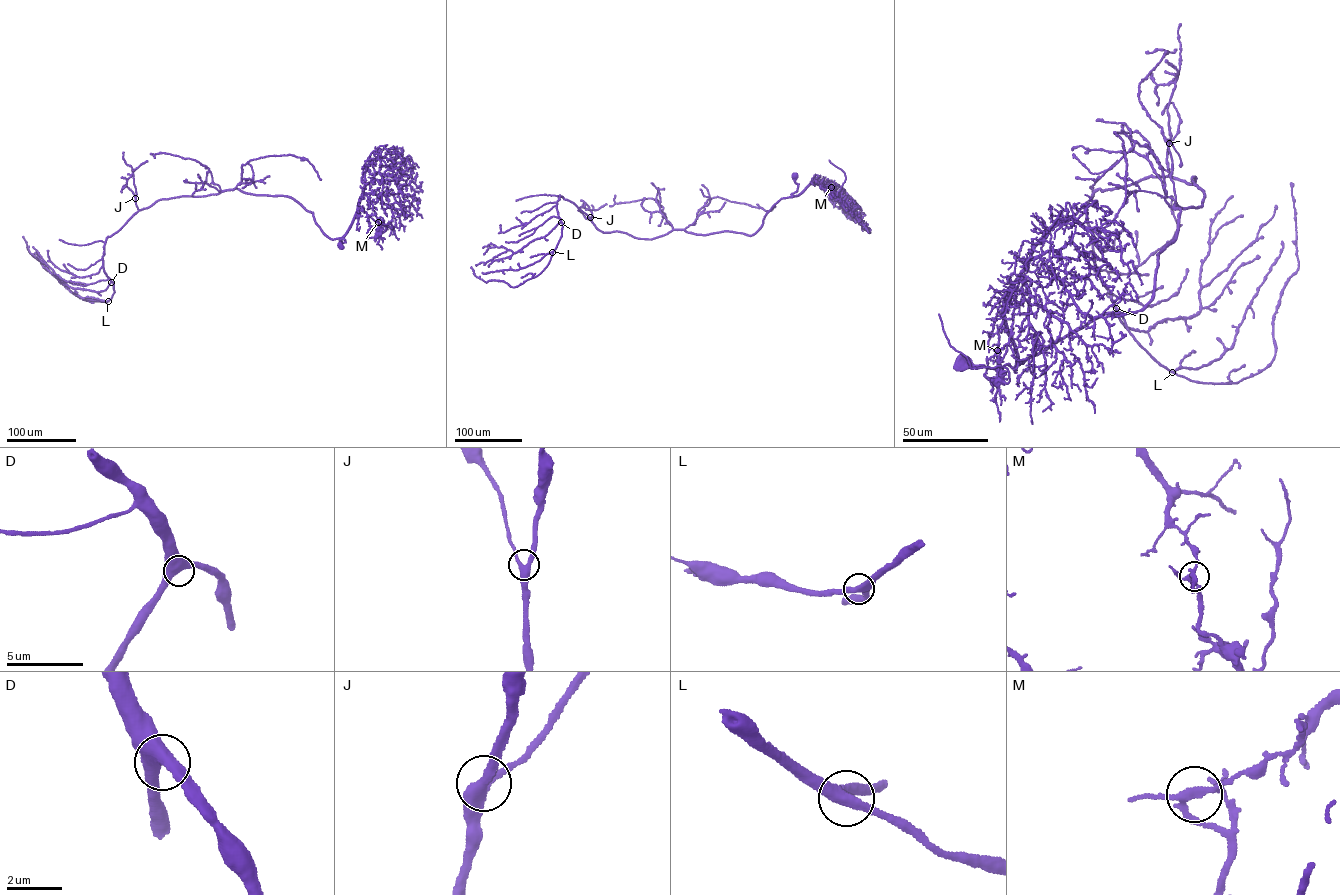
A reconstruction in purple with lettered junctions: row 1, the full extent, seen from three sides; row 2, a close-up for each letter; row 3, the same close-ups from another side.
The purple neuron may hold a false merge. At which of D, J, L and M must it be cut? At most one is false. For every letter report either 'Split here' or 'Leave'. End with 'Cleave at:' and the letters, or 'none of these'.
D: Leave
J: Leave
L: Leave
M: Split here
Cleave at: M

